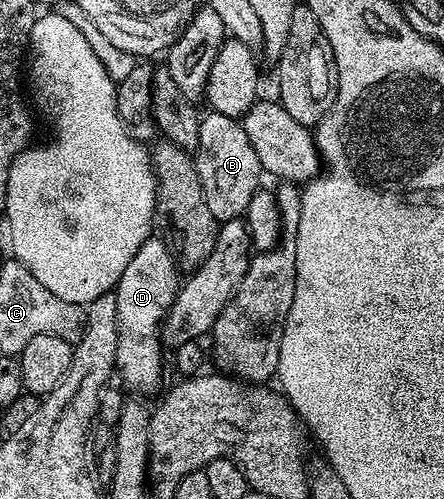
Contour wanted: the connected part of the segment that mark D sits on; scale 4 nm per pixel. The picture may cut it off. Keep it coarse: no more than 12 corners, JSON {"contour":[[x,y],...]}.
{"contour":[[160,236],[114,289],[116,370],[132,392],[161,389],[160,326],[177,259]]}

